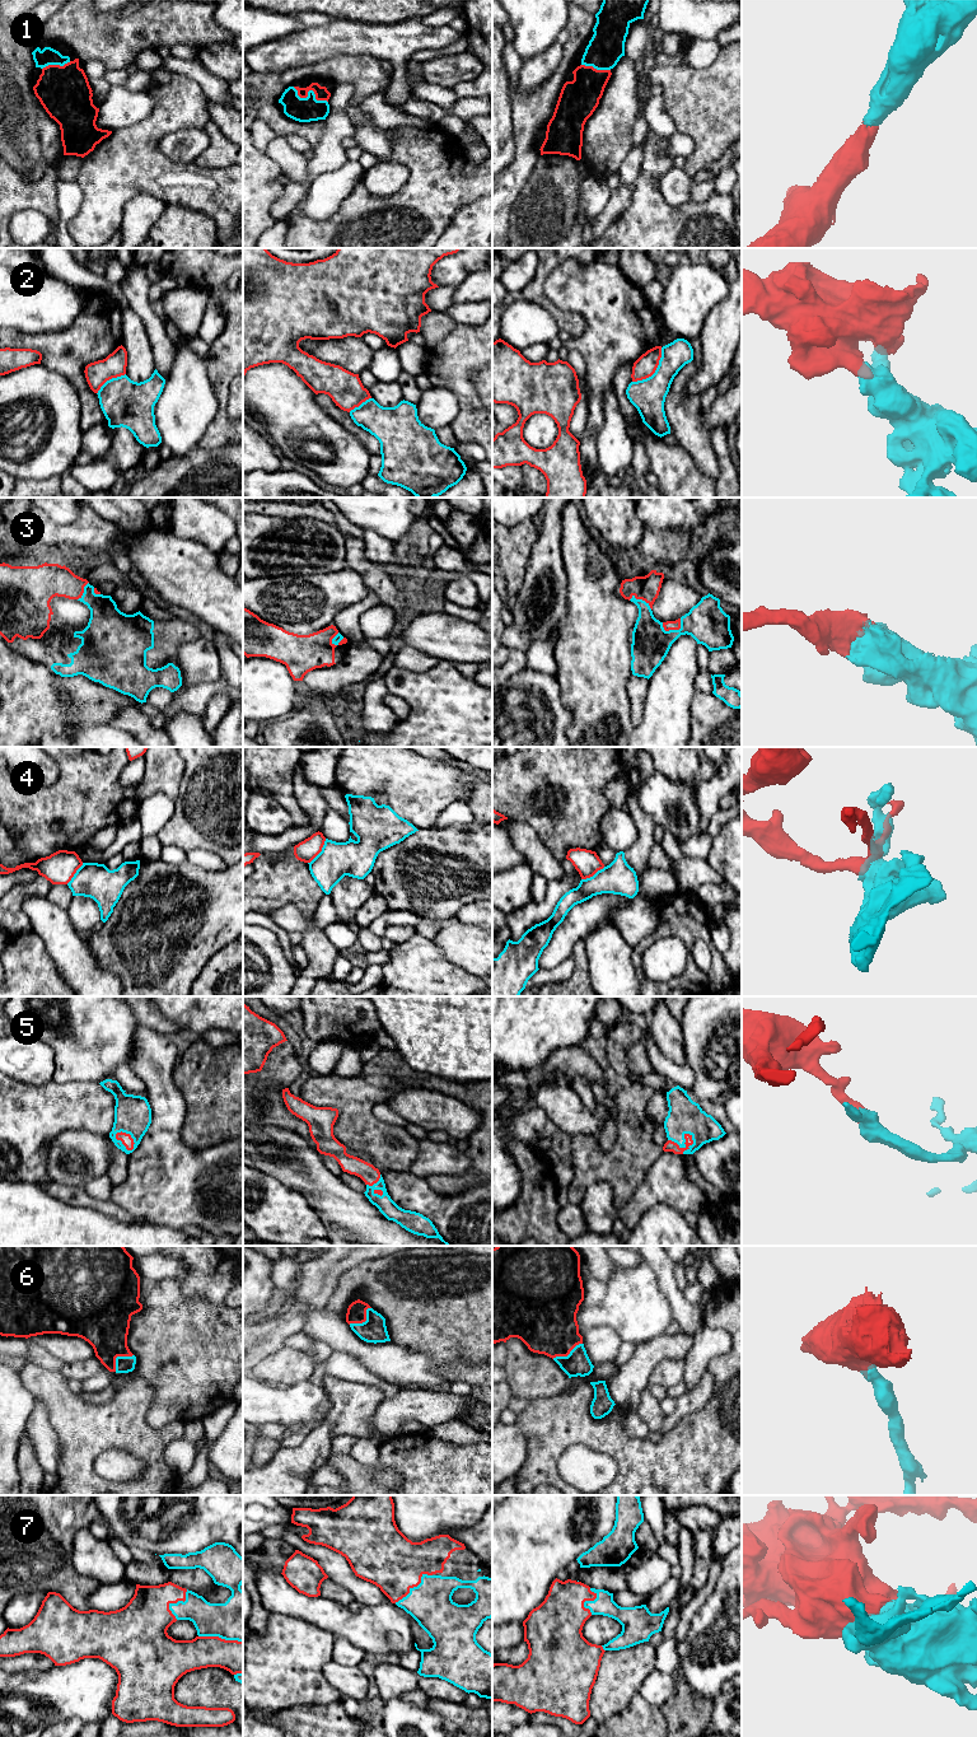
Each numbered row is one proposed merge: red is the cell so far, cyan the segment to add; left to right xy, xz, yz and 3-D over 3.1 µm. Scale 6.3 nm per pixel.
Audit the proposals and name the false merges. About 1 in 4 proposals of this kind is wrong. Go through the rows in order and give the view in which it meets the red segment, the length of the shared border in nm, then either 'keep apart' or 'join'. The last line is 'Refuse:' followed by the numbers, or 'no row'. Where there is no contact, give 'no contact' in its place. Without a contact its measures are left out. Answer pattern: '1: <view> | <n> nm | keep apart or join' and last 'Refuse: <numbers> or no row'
1: xz | 240 nm | join
2: yz | 300 nm | keep apart
3: yz | 140 nm | join
4: xz | 200 nm | keep apart
5: yz | 170 nm | join
6: xz | 180 nm | join
7: xz | 300 nm | join
Refuse: 2, 4

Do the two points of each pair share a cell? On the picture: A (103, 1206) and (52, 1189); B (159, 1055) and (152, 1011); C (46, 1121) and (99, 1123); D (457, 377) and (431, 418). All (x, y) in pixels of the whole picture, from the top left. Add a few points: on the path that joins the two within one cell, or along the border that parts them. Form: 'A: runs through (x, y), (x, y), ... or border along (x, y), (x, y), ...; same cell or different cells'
A: runs through (90, 1203), (80, 1196), (65, 1194); same cell
B: border along (139, 1025), (167, 1035); different cells
C: runs through (59, 1119), (87, 1119); same cell
D: border along (433, 384), (454, 395), (454, 419); different cells

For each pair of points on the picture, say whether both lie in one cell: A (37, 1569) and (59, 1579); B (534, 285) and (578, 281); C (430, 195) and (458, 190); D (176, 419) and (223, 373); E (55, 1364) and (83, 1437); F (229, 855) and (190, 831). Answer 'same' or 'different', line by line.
A: same
B: different
C: same
D: different
E: different
F: same

